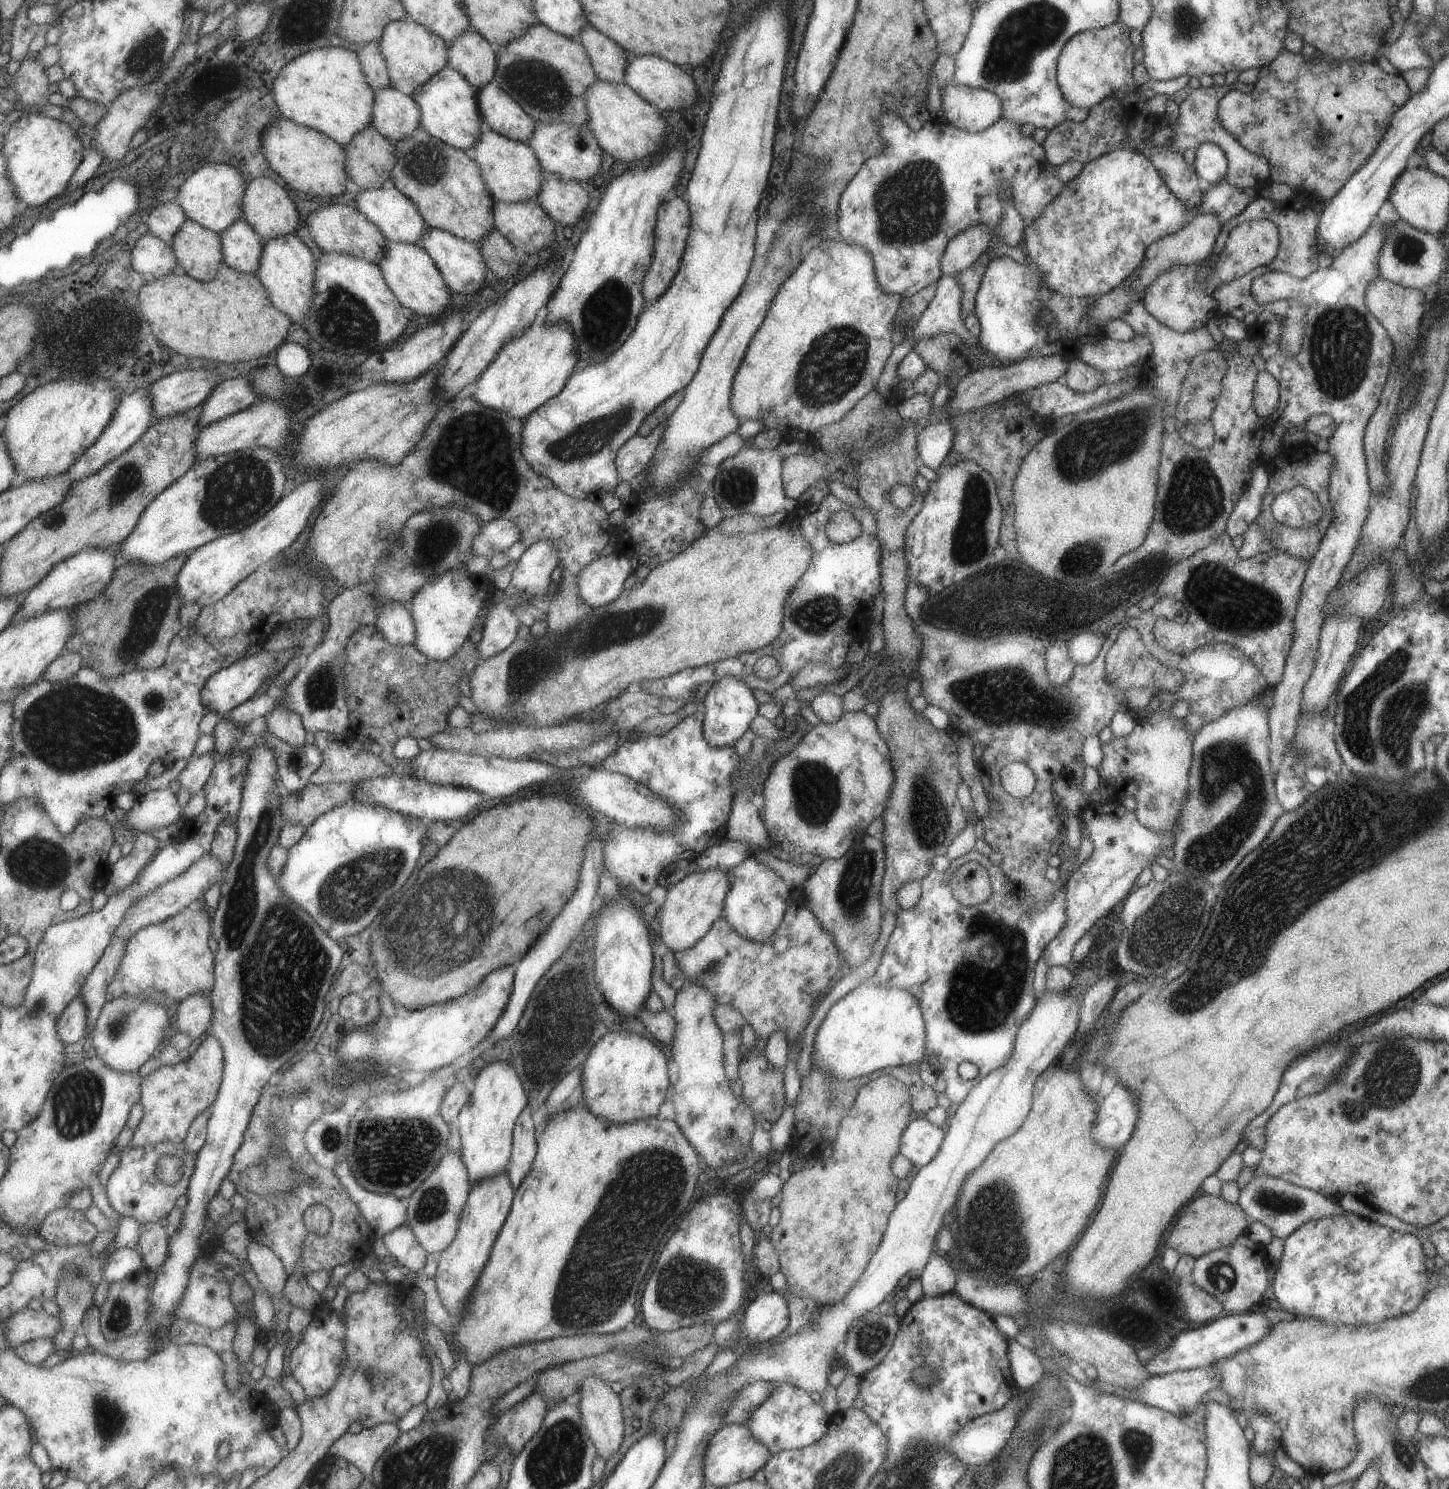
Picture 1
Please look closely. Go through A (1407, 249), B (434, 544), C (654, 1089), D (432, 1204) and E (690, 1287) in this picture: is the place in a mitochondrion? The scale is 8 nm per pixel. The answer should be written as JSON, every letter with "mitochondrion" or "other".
{"A":"mitochondrion","B":"mitochondrion","C":"other","D":"mitochondrion","E":"mitochondrion"}

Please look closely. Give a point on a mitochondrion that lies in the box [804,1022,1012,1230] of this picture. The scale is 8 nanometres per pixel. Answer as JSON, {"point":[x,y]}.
{"point":[832,1098]}

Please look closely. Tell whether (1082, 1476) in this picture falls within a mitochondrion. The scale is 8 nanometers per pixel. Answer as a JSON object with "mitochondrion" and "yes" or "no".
{"mitochondrion":"yes"}

